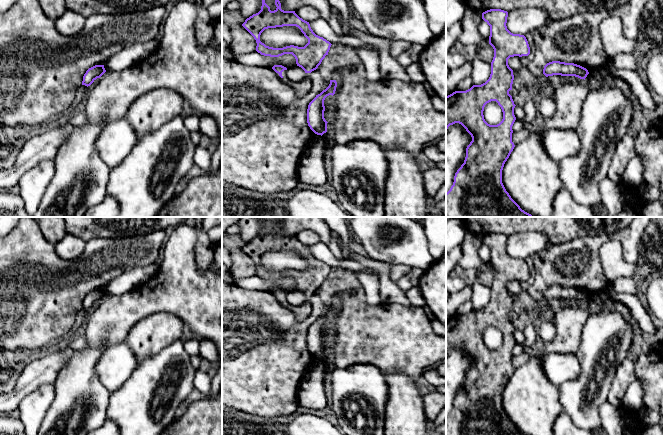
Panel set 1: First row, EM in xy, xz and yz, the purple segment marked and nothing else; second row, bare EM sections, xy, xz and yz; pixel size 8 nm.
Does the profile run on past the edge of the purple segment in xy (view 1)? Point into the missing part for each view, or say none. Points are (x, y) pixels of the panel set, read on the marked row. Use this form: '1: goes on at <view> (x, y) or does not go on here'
1: does not go on here

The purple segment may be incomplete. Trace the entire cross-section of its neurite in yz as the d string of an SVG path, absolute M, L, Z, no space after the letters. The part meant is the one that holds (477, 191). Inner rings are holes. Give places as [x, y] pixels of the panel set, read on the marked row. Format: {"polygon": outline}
{"polygon": "M490 9L482 13L482 19L490 26L489 44L494 49L489 79L466 91L455 91L446 96L446 131L450 125L459 123L472 137L466 148L464 163L455 173L453 185L446 193L446 217L534 217L520 208L502 183L504 164L515 147L512 142L512 126L516 120L516 105L509 94L514 75L508 59L530 54L526 37L513 34L507 29L507 17L508 12L501 9ZM491 101L496 101L503 112L503 119L497 125L490 125L484 119L484 107Z"}

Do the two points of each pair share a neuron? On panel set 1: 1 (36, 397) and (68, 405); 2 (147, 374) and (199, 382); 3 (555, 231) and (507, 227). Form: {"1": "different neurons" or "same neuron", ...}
{"1": "different neurons", "2": "different neurons", "3": "same neuron"}

